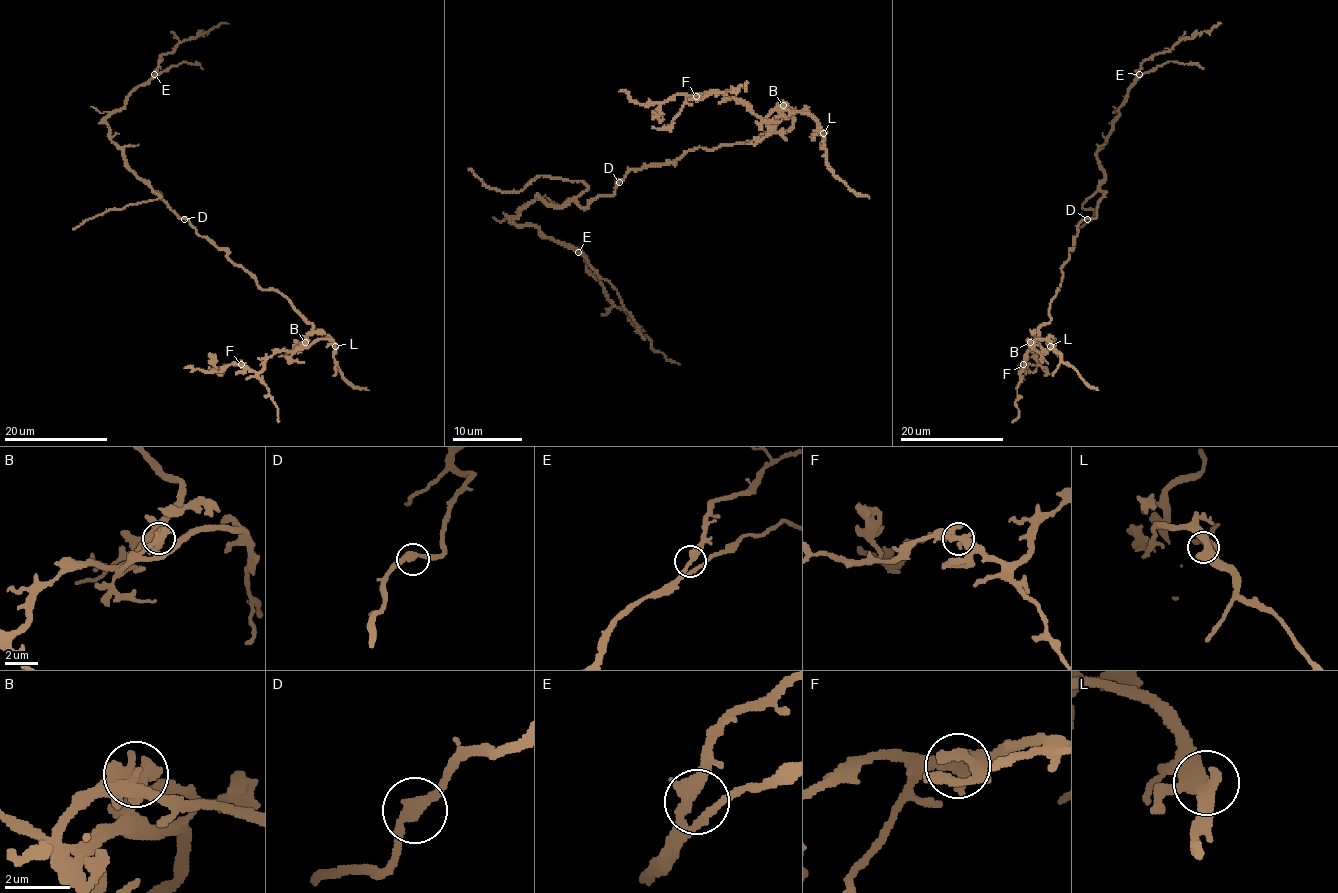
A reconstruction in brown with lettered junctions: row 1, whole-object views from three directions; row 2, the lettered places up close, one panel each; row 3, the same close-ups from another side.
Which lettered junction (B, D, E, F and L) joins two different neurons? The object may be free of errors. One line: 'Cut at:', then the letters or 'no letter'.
Cut at: no letter

